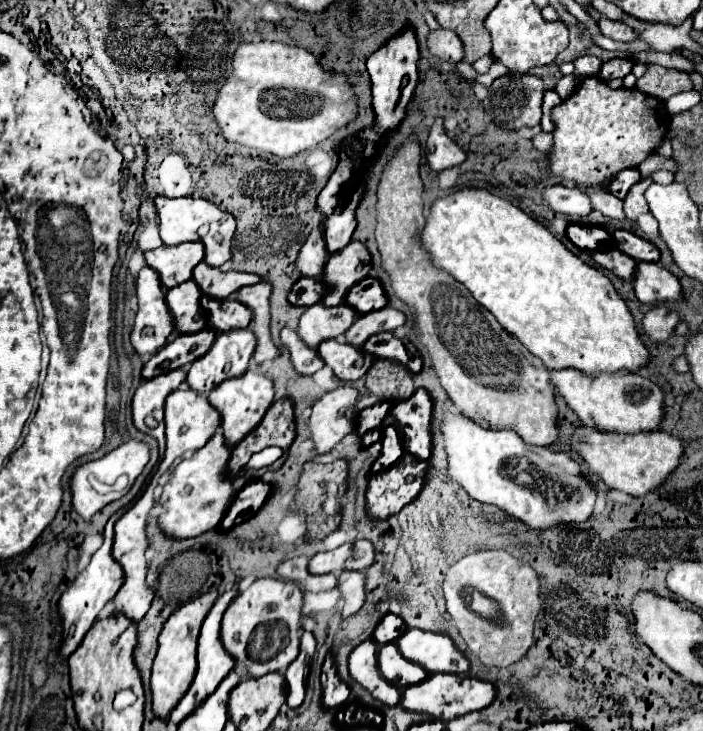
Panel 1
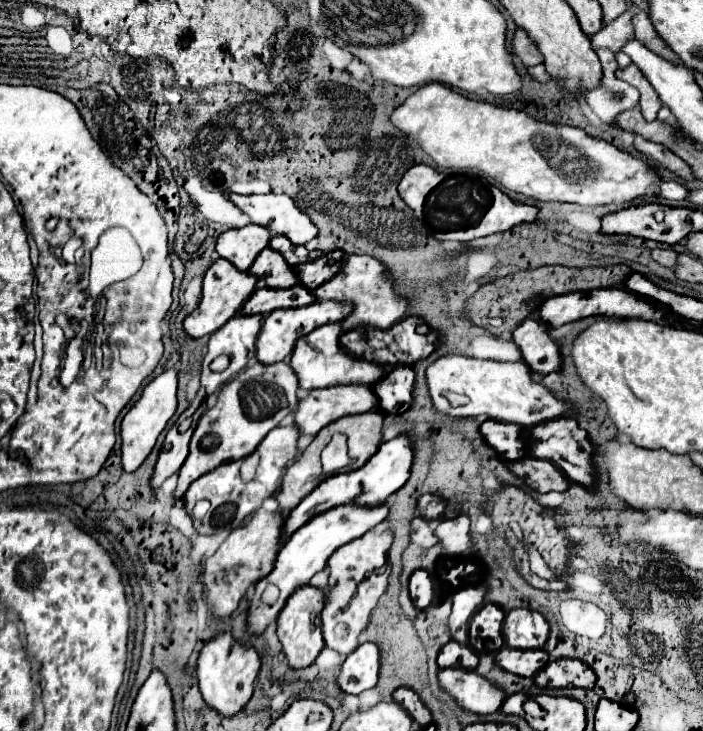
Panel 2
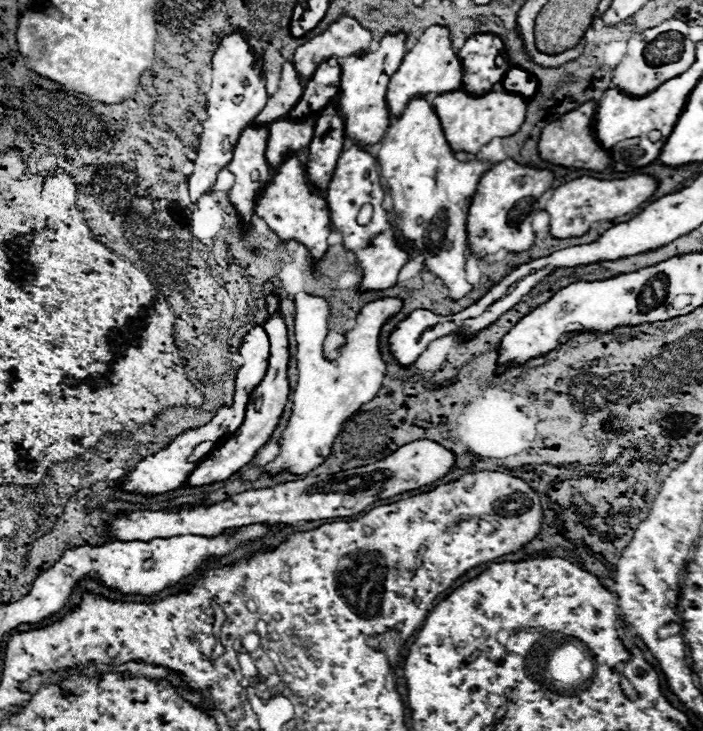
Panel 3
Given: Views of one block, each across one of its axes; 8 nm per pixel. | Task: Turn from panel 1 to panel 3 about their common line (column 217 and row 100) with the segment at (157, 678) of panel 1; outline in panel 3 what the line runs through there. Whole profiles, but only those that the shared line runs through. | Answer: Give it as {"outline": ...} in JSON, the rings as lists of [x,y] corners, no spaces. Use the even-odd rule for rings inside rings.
{"outline":[[[590,100],[586,104],[582,104],[580,108],[560,116],[558,120],[554,120],[552,124],[548,124],[540,136],[540,156],[546,162],[552,164],[560,164],[566,168],[586,168],[586,170],[604,170],[612,164],[612,156],[608,154],[608,150],[602,148],[602,144],[598,142],[596,134],[594,134],[594,118],[596,118],[596,104],[598,100]]]}

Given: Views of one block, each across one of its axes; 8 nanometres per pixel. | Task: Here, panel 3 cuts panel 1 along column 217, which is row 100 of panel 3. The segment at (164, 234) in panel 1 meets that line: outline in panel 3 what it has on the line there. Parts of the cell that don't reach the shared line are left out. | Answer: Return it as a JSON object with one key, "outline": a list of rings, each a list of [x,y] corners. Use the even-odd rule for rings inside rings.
{"outline":[[[232,32],[224,36],[212,56],[212,82],[206,92],[206,120],[202,120],[202,132],[198,136],[194,170],[188,178],[188,190],[192,202],[200,198],[202,192],[208,192],[214,184],[222,166],[230,164],[234,146],[240,138],[244,126],[248,126],[260,110],[266,106],[266,82],[262,76],[264,58],[256,54],[254,46],[246,40],[244,34]]]}

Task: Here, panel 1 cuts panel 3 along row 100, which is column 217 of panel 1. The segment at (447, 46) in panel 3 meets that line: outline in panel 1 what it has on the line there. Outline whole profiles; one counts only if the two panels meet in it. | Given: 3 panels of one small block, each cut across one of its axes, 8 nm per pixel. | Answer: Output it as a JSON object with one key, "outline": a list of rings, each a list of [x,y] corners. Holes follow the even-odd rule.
{"outline":[[[248,368],[242,376],[224,380],[216,390],[208,394],[208,400],[222,414],[222,430],[224,430],[226,444],[236,446],[246,434],[250,434],[260,424],[266,410],[274,402],[274,384],[268,376],[264,376],[264,372]]]}

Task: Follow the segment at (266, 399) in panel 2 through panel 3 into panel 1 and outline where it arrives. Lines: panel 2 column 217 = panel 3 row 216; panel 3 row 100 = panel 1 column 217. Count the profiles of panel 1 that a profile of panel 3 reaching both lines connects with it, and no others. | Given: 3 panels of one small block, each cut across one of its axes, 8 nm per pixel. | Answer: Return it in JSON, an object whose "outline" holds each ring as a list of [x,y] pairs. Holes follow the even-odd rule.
{"outline":[[[174,390],[168,398],[166,398],[166,452],[164,452],[164,460],[160,464],[160,471],[155,478],[160,478],[163,472],[170,468],[170,464],[184,456],[190,450],[200,450],[216,432],[216,428],[222,422],[220,412],[208,402],[206,394],[194,392],[194,390]]]}

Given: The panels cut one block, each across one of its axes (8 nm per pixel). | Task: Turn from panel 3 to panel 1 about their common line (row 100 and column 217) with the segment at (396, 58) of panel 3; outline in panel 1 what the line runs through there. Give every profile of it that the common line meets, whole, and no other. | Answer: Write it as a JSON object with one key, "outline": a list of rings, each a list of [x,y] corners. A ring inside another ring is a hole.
{"outline":[[[250,328],[222,332],[222,334],[216,336],[212,348],[202,358],[198,358],[198,360],[192,362],[192,366],[188,370],[186,382],[196,392],[210,392],[220,382],[224,382],[228,378],[234,378],[234,376],[240,376],[242,372],[246,372],[248,362],[250,362],[252,354],[254,354],[254,348],[256,348],[256,336],[254,336],[254,332]]]}

